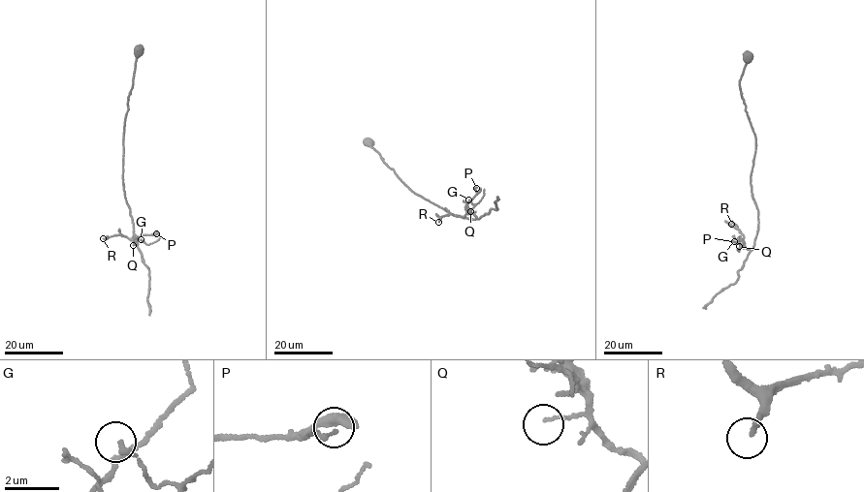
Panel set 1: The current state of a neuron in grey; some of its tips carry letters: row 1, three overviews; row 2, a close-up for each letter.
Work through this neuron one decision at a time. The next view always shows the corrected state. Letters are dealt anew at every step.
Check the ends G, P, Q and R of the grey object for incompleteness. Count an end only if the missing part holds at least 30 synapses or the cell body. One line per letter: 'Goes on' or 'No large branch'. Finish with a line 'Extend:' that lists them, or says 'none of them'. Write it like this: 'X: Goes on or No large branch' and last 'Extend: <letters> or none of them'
G: No large branch
P: No large branch
Q: No large branch
R: Goes on
Extend: R

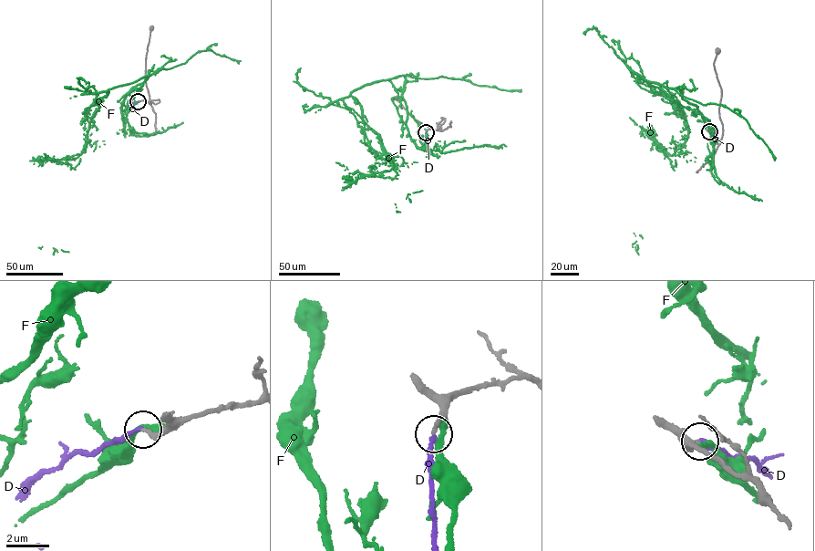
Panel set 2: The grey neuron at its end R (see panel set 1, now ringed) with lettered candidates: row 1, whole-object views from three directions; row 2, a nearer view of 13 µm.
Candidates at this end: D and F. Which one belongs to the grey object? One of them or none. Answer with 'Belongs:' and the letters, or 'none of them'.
Belongs: D

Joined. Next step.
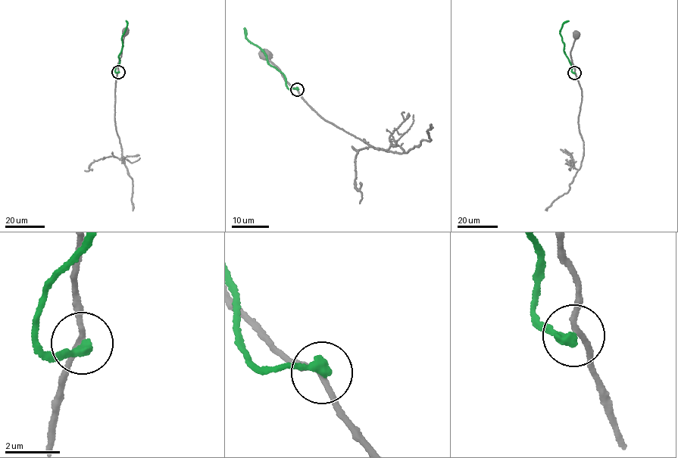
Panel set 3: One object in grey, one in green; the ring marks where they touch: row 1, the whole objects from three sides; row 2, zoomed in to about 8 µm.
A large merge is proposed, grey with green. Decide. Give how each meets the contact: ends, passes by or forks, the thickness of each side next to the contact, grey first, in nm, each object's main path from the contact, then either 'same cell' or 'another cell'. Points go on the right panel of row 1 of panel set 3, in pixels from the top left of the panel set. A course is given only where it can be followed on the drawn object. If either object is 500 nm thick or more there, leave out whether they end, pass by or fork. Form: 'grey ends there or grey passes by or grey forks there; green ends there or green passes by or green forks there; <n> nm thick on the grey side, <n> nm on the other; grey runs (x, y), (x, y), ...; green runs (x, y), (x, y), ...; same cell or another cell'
grey passes by; green ends there; 190 nm thick on the grey side, 380 nm on the other; grey runs (574, 72), (570, 51), (575, 35); green runs (574, 73), (565, 54), (560, 33), (562, 23), (569, 21); another cell

